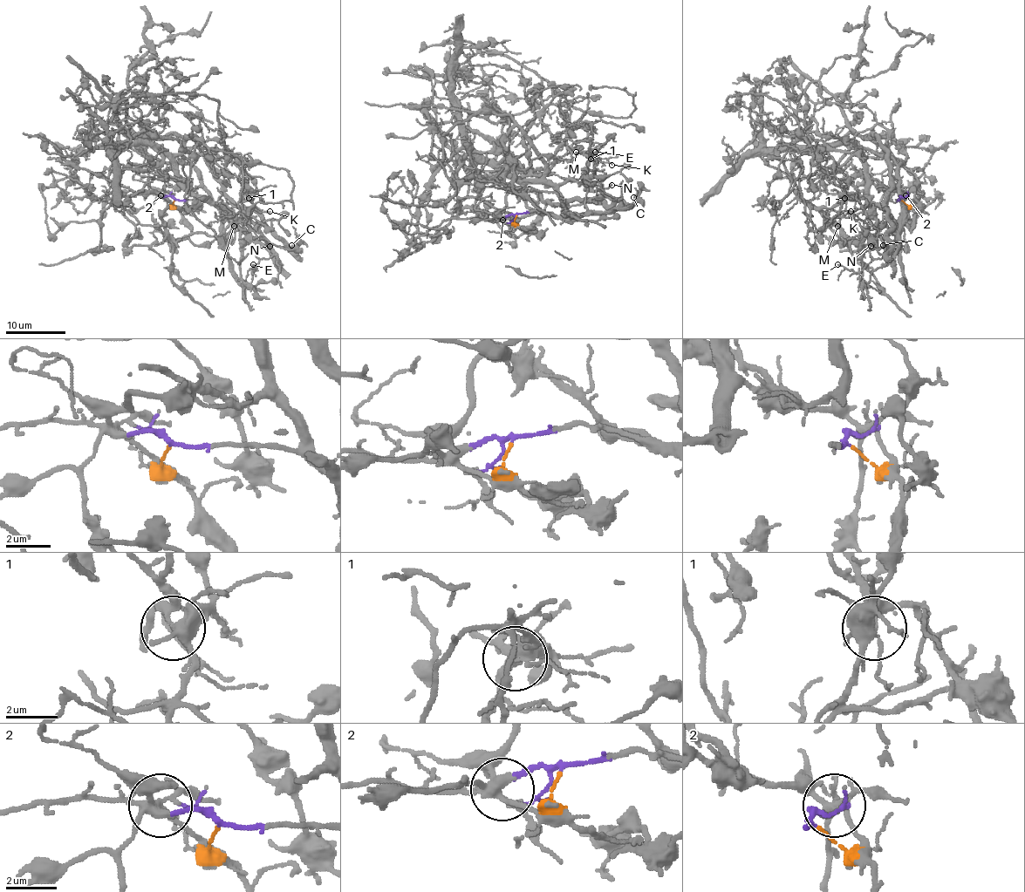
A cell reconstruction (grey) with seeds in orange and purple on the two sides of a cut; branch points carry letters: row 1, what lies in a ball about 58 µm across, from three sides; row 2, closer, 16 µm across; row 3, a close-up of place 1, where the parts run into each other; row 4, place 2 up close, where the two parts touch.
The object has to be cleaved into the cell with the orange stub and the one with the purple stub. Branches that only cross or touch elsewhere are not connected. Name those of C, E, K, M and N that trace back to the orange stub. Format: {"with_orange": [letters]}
{"with_orange": ["M"]}

